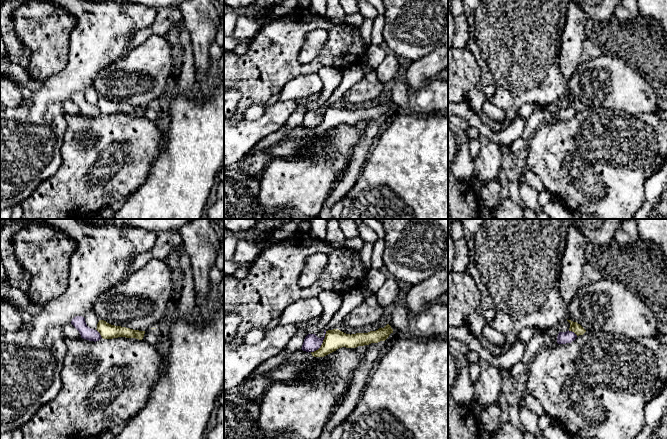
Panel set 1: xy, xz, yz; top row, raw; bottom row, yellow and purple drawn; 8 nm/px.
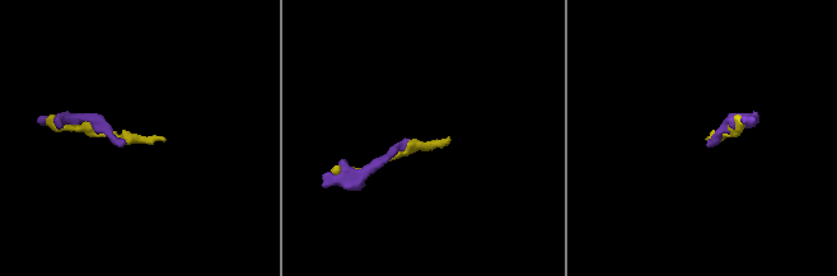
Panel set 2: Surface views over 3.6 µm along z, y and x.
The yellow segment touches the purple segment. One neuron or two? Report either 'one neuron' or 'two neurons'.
two neurons

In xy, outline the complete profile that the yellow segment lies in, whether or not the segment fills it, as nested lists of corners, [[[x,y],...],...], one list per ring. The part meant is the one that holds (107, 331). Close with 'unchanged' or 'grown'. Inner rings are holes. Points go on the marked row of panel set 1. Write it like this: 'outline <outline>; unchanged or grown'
outline [[[99,320],[96,330],[100,333],[103,339],[126,337],[142,340],[145,334],[145,331],[133,330],[126,327],[111,325],[104,320]]]; unchanged

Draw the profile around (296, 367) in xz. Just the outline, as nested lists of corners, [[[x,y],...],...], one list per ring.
[[[302,349],[290,354],[278,367],[263,375],[249,377],[240,386],[241,394],[250,400],[260,403],[268,388],[275,382],[295,383],[304,381],[310,370],[317,365],[328,367],[334,359],[330,353],[324,357],[314,357],[311,352]]]

